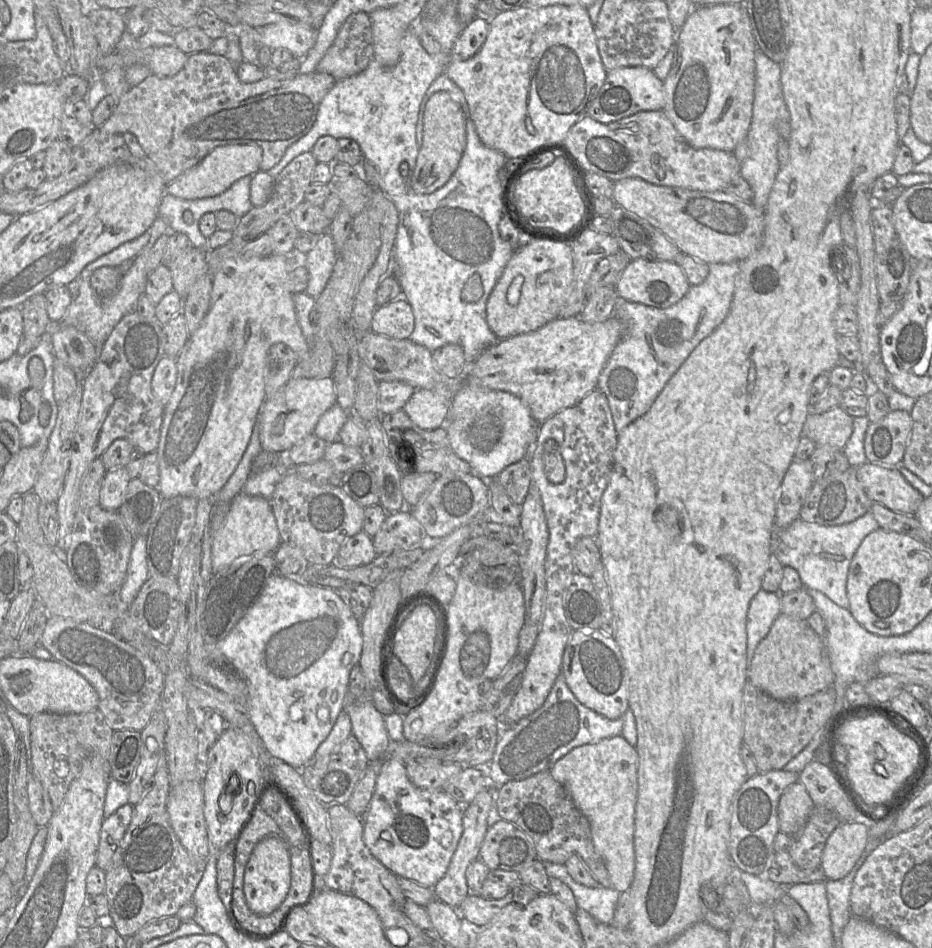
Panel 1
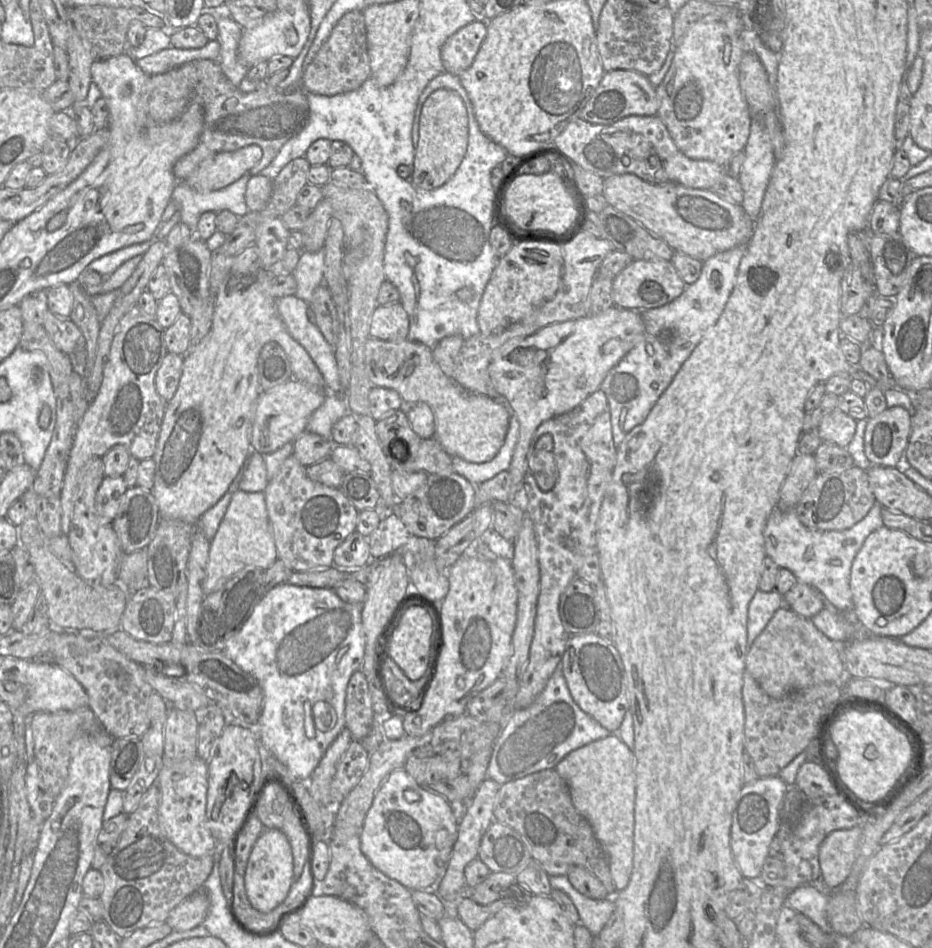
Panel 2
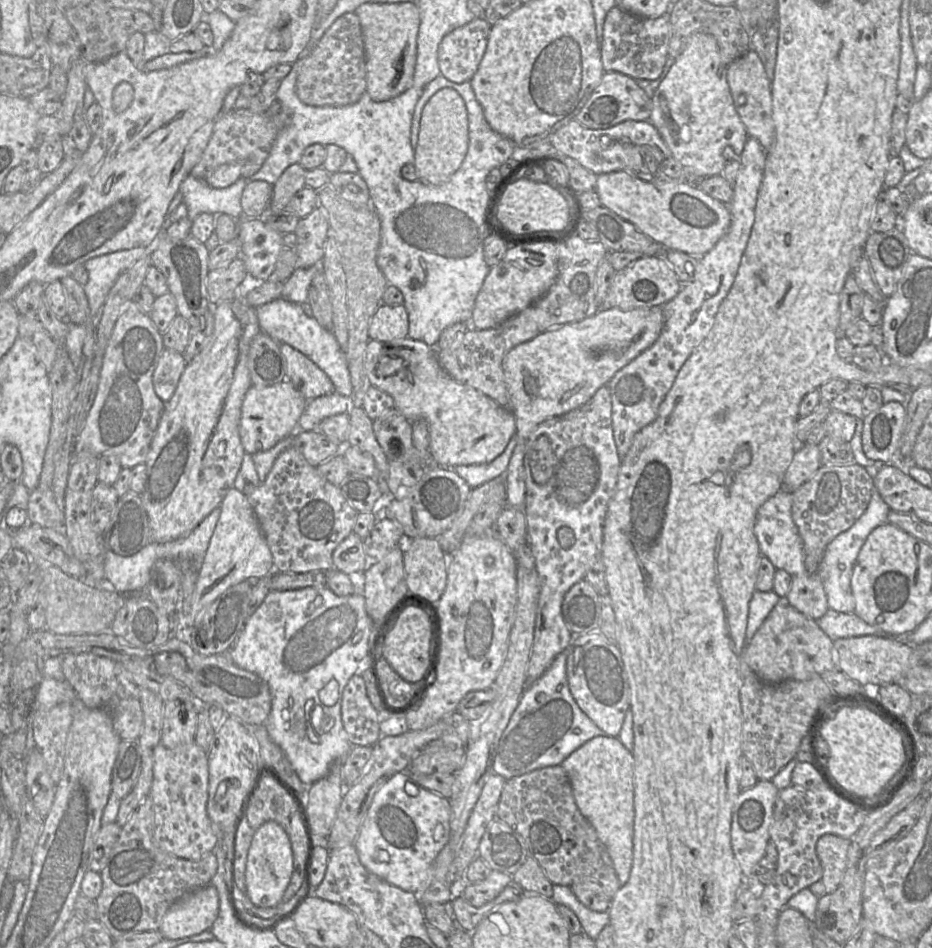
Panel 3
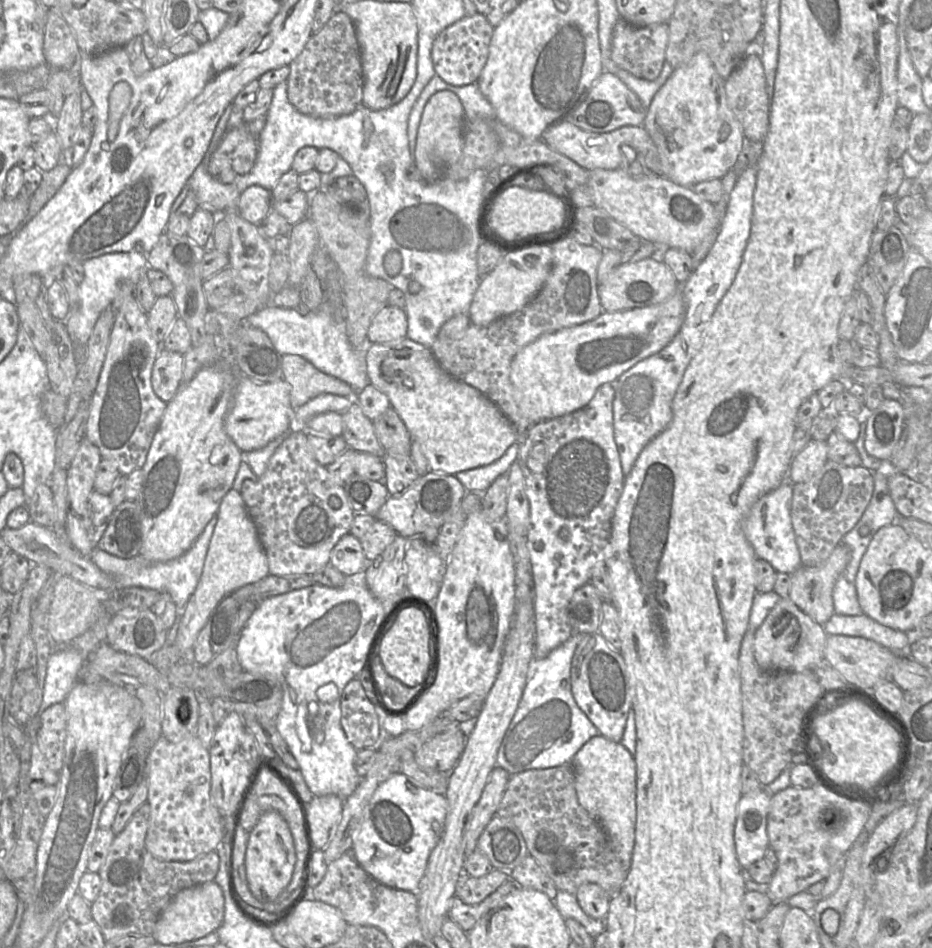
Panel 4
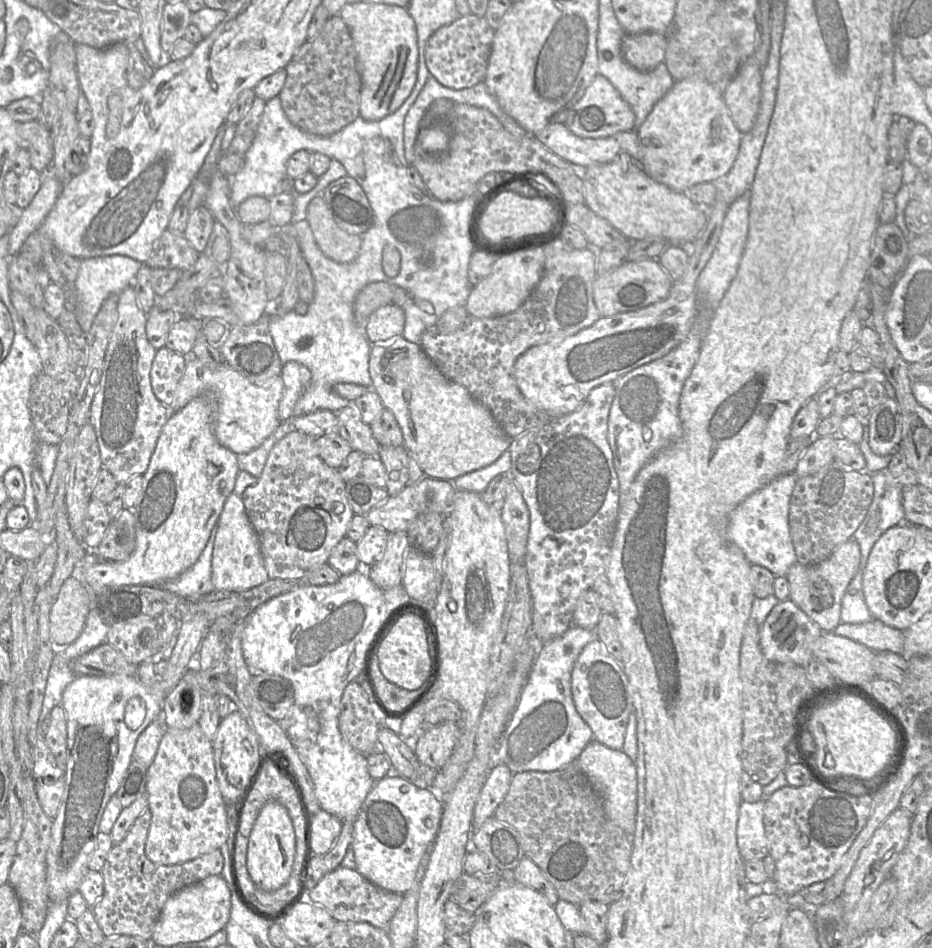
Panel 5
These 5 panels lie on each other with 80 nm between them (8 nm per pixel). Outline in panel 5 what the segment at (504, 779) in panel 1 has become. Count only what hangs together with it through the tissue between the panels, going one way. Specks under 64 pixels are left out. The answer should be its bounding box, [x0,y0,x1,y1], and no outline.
[495,625,597,773]

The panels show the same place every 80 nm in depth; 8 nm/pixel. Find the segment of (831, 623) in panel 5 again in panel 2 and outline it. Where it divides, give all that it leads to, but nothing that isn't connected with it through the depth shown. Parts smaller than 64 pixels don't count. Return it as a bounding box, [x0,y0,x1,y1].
[783,582,824,619]

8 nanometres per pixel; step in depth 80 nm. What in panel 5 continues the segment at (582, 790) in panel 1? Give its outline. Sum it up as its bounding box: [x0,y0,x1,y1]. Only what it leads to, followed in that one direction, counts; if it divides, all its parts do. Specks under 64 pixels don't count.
[576,739,637,836]

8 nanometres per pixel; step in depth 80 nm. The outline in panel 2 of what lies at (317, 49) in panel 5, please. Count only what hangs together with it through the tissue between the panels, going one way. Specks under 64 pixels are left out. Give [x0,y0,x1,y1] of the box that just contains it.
[302,10,370,96]

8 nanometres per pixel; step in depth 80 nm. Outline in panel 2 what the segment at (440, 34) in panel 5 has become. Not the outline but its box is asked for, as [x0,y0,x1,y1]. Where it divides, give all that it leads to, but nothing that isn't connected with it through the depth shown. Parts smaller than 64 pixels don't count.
[441,20,487,76]

